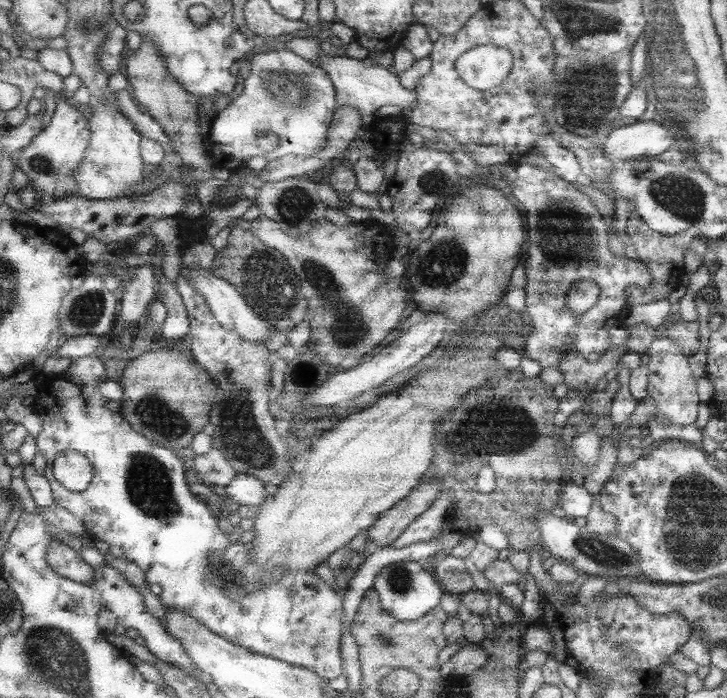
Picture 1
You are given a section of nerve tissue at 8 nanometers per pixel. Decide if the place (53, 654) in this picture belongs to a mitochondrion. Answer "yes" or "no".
yes

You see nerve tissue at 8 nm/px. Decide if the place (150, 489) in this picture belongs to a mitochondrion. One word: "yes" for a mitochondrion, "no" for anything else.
yes

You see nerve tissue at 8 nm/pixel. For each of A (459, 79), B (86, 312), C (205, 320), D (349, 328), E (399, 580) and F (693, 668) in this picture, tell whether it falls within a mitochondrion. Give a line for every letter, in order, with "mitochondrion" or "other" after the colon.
A: other
B: mitochondrion
C: other
D: mitochondrion
E: mitochondrion
F: other

